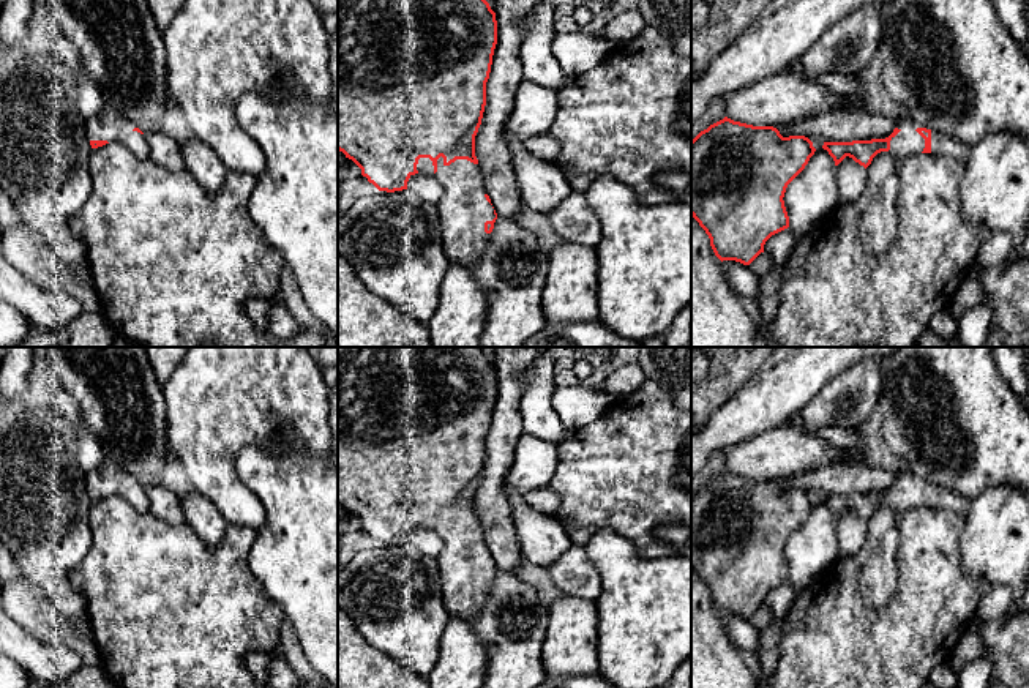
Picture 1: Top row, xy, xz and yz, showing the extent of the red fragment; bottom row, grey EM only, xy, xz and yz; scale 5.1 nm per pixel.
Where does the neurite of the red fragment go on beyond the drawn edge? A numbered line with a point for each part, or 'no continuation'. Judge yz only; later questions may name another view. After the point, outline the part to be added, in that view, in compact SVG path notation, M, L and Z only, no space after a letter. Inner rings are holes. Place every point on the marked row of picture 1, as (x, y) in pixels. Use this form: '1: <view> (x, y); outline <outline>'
1: yz (908, 142); outline M906 112L893 118L900 133L890 140L890 155L896 159L903 159L922 153L925 139L915 129L923 126L915 123Z

